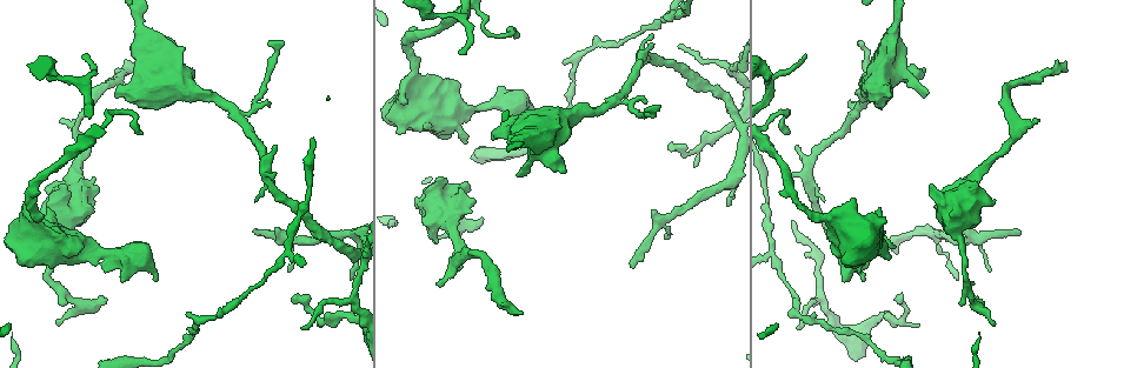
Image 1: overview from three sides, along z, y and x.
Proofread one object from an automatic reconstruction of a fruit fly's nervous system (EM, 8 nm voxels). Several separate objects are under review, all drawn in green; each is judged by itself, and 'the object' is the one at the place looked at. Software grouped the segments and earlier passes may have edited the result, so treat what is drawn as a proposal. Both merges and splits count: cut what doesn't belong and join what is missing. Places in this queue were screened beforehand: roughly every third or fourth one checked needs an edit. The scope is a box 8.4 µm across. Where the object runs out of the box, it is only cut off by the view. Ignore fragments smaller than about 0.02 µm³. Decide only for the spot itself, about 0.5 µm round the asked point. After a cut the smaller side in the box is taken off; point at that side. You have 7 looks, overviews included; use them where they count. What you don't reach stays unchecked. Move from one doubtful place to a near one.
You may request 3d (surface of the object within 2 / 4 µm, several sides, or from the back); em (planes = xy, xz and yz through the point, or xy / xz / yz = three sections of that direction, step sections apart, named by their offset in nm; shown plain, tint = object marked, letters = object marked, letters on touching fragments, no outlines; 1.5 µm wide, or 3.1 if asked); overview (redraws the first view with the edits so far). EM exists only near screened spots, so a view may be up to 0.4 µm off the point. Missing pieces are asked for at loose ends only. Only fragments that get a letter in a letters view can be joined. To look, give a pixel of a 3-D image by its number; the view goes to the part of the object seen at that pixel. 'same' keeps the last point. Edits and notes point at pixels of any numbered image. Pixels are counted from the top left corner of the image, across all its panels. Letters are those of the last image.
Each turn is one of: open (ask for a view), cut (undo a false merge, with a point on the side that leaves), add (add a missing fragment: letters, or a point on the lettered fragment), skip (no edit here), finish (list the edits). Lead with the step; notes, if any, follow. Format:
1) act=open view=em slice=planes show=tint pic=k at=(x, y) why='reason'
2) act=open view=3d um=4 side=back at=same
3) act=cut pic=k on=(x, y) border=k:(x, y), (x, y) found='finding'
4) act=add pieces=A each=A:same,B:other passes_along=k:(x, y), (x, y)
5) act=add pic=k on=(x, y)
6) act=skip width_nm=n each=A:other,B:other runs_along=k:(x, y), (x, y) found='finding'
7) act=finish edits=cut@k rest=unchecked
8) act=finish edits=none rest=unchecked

act=open view=3d um=4 pic=1 at=(992, 323) why='branch stops here'

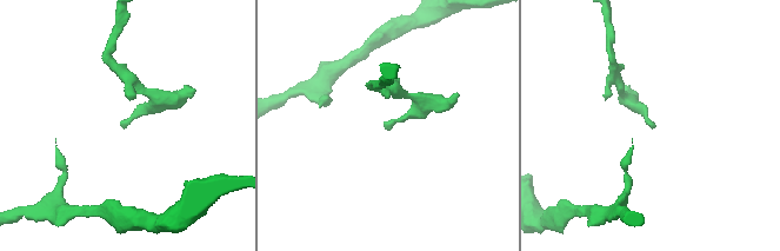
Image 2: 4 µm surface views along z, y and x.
act=open view=em slice=planes show=letters pic=2 at=(122, 125) why='now the EM'

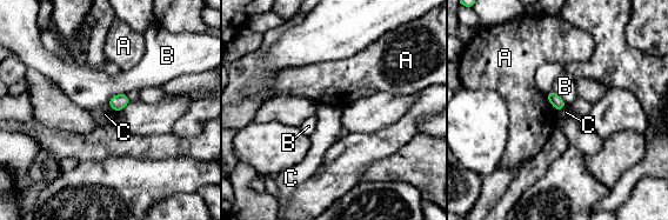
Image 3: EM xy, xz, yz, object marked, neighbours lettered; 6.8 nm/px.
act=skip each=A:other,B:other,C:other border=3:(125, 92), (114, 94), (107, 104) found='none of them fits'

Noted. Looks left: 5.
act=open view=3d um=2 pic=1 at=(679, 46) why='an open end'

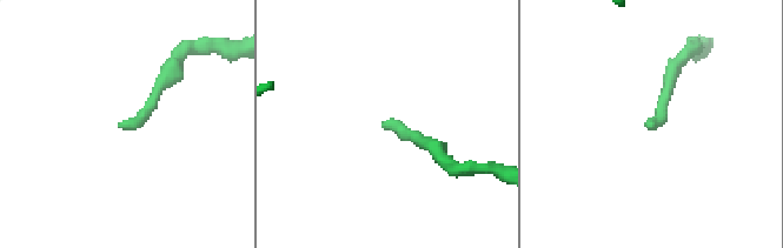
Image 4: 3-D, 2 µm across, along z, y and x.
act=open view=em slice=planes show=letters pic=4 at=(387, 122)

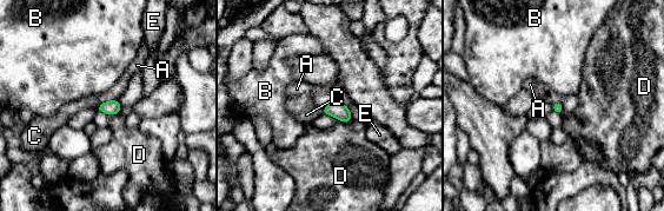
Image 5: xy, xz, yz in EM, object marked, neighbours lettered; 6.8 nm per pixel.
act=skip each=A:other,B:other,C:other,D:other,E:other border=5:(110, 99), (95, 107) found='none of them fits'

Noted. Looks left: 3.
act=open view=em slice=xy step=8 show=letters pic=1 at=(659, 106) why='branch stops here'

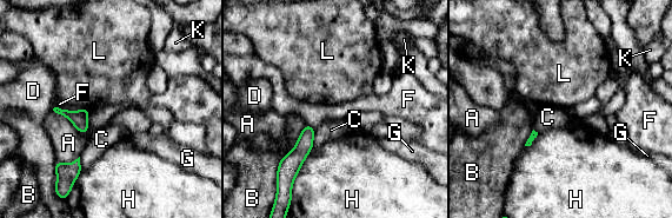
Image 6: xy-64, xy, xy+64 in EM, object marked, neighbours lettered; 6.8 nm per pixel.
act=open view=em slice=planes show=letters at=same

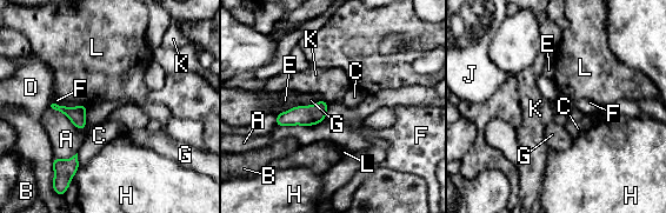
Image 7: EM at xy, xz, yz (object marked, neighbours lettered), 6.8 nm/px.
act=skip each=A:other,B:other,C:other,D:other,E:other,F:other,G:other,H:other,J:other,K:other,L:other border=7:(318, 101), (311, 105), (297, 106) found='no lettered fragment goes on from it'

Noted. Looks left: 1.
act=finish edits=none rest=unchecked

